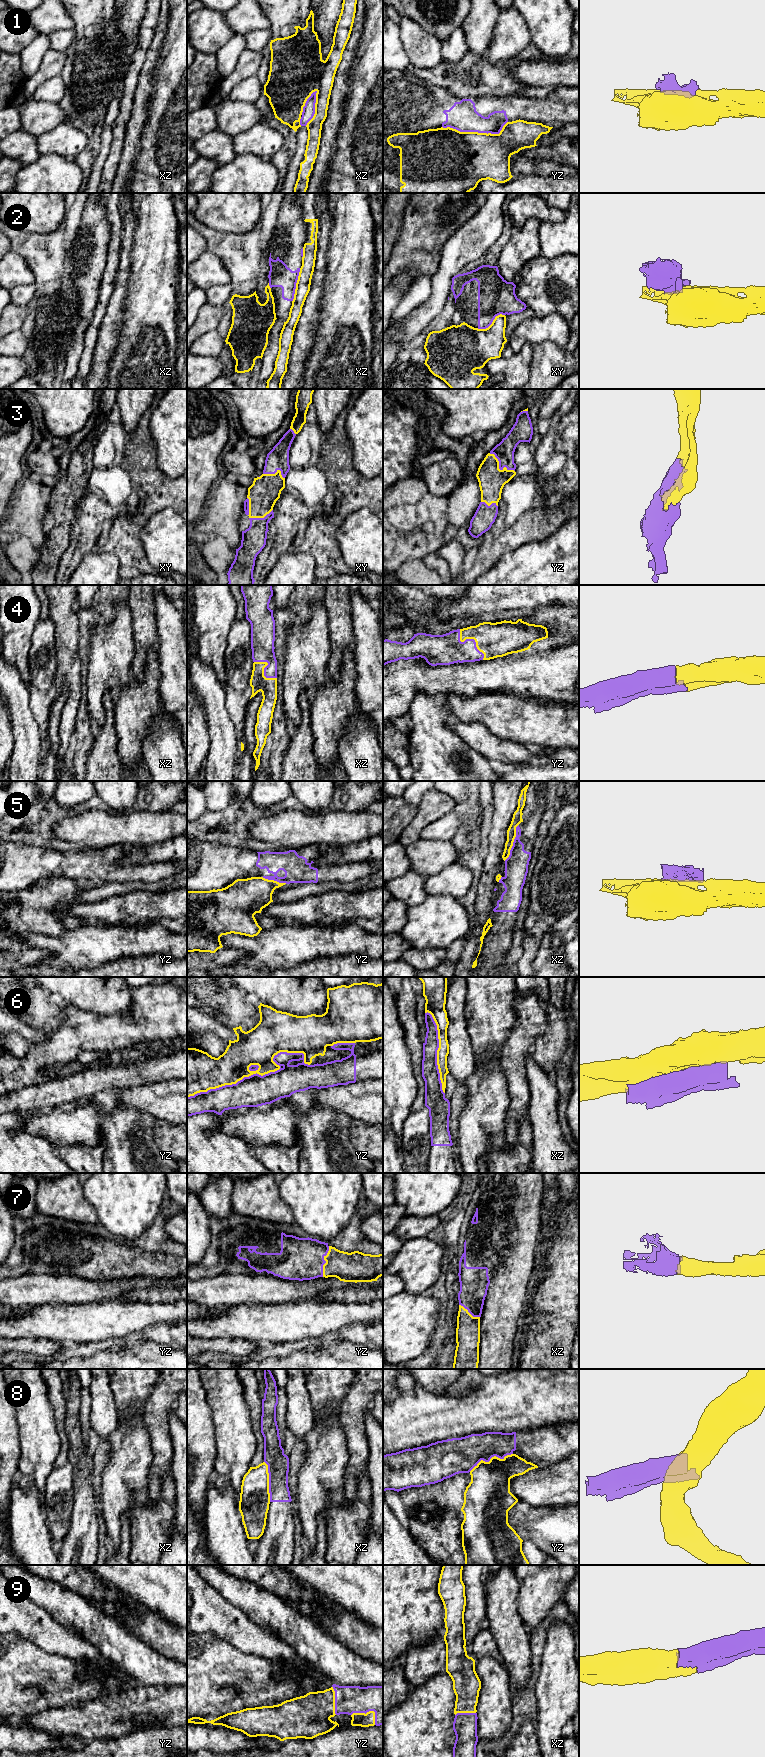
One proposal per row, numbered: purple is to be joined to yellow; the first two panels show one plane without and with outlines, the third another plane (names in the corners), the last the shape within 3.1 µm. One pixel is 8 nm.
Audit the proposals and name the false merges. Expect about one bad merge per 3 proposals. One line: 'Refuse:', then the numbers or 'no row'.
Refuse: 1, 2, 5, 6, 8

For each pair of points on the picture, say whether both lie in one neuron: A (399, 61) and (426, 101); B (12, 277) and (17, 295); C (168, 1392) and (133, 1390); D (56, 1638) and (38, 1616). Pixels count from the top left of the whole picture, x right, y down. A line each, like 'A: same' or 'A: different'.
A: different
B: different
C: different
D: same

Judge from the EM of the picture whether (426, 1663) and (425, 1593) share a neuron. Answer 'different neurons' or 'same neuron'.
same neuron

